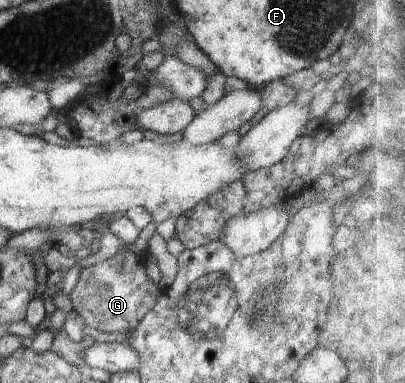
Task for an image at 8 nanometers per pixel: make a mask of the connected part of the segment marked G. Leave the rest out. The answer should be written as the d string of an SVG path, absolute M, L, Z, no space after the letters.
M133 251L119 252L101 264L82 268L75 288L69 294L73 311L83 318L84 324L104 333L134 330L153 309L161 289L147 277L145 264Z

